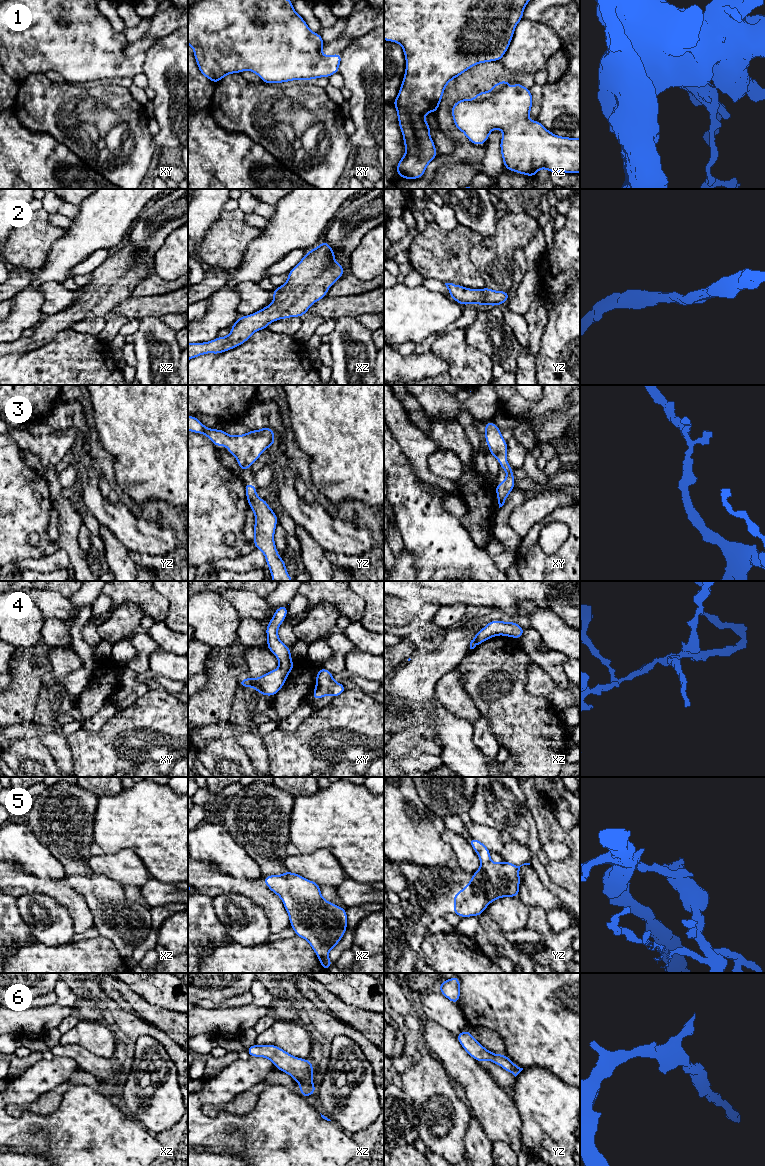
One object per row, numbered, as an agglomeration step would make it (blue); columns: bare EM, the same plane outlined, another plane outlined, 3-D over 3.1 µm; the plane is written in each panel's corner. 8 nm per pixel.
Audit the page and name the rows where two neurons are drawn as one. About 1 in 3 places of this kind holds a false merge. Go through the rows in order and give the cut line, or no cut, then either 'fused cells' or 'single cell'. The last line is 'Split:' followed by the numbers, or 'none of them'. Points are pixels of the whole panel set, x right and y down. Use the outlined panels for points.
1: no cut | single cell
2: no cut | single cell
3: no cut | single cell
4: xz (475, 635), (478, 644) | fused cells
5: no cut | single cell
6: no cut | single cell
Split: 4

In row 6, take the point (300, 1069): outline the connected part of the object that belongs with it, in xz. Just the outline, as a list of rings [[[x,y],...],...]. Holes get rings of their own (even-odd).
[[[254,1044],[246,1048],[250,1057],[264,1057],[274,1066],[290,1075],[300,1085],[300,1094],[305,1098],[316,1093],[313,1084],[313,1063],[310,1060],[297,1058],[278,1046],[272,1044]]]

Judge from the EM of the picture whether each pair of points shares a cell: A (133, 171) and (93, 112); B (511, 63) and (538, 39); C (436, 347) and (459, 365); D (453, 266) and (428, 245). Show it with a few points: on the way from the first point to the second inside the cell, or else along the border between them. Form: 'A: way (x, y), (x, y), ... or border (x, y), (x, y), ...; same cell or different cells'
A: way (116, 163), (93, 142), (93, 129); same cell
B: way (518, 58), (531, 46); same cell
C: way (442, 348), (453, 359); same cell
D: way (447, 261), (434, 251); same cell

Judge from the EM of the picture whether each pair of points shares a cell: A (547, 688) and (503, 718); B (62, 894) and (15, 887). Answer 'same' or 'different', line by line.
A: different
B: same

